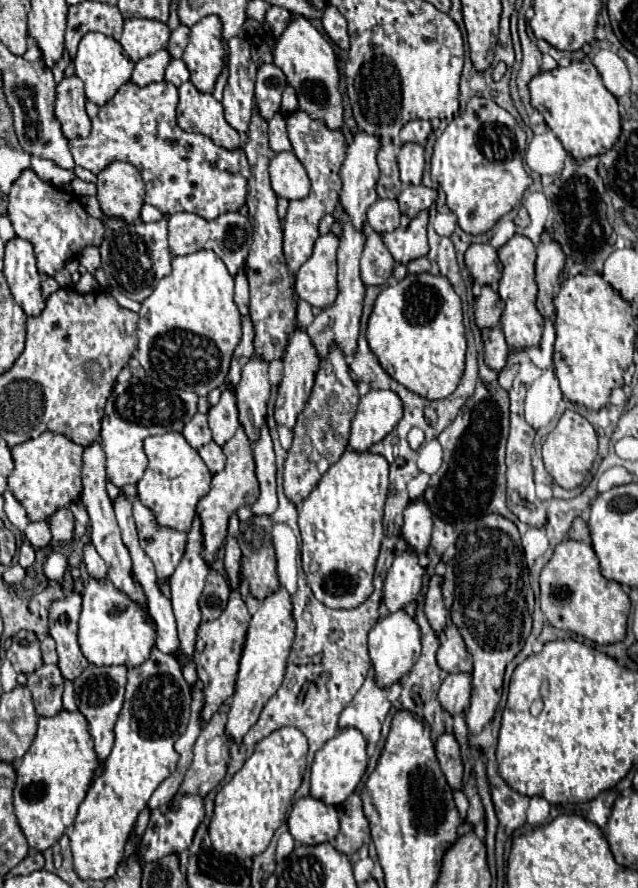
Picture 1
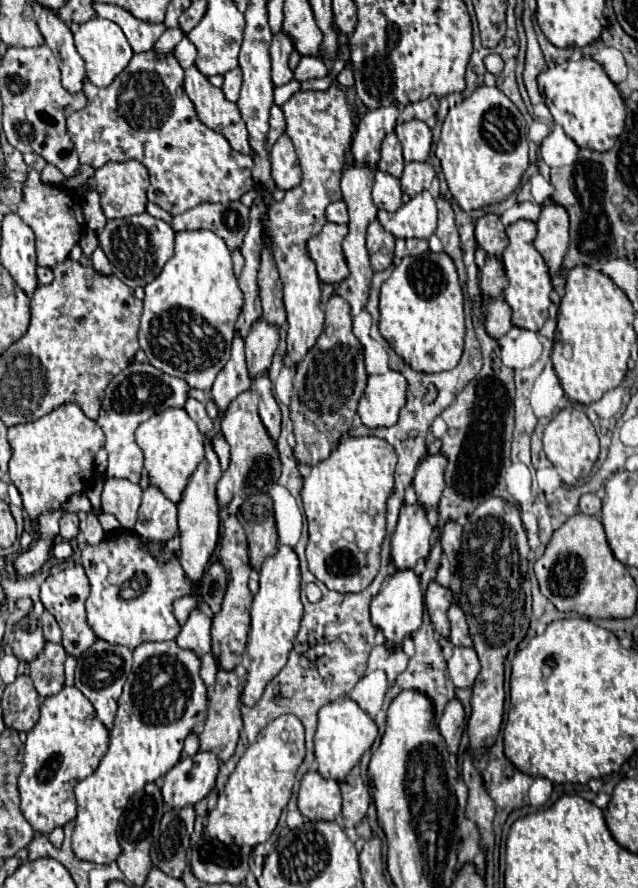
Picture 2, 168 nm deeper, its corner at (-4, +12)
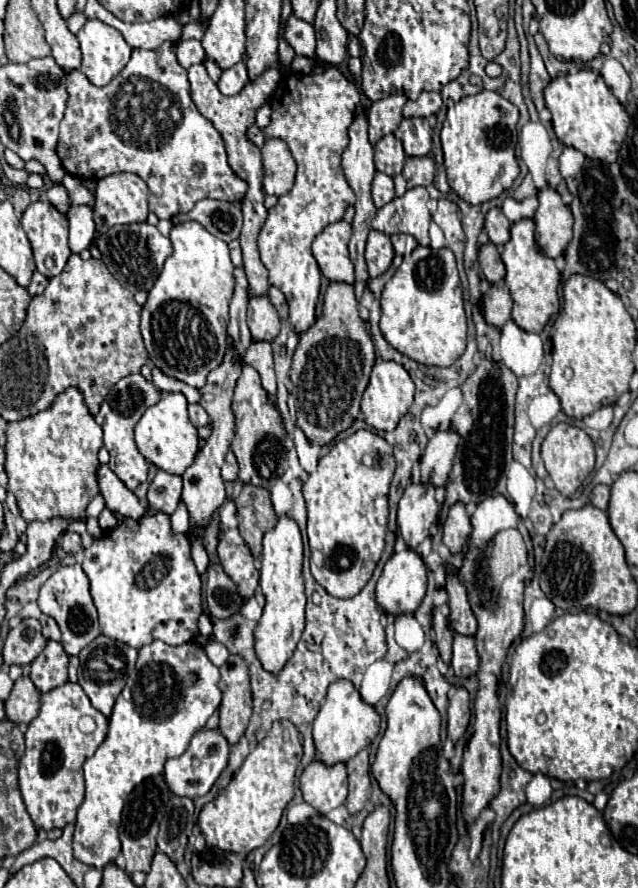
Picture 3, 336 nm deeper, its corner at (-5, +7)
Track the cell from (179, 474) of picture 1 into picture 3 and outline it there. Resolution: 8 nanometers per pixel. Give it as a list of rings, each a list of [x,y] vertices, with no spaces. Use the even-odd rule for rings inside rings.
[[[163,393],[161,401],[145,411],[141,421],[135,427],[135,443],[139,453],[157,469],[163,469],[171,475],[183,475],[183,471],[195,461],[199,451],[199,435],[187,415],[187,401],[183,395]]]

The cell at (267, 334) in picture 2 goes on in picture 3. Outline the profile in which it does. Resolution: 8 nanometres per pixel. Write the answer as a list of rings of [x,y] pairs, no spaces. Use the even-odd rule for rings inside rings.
[[[255,297],[249,301],[247,309],[247,325],[251,329],[253,339],[263,339],[263,341],[273,341],[279,335],[279,317],[275,307],[269,303],[269,299]]]

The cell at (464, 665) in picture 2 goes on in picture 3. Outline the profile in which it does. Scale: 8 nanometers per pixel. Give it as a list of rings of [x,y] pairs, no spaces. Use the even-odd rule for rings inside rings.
[[[455,635],[451,667],[455,677],[473,677],[479,671],[479,657],[475,651],[475,639]]]

